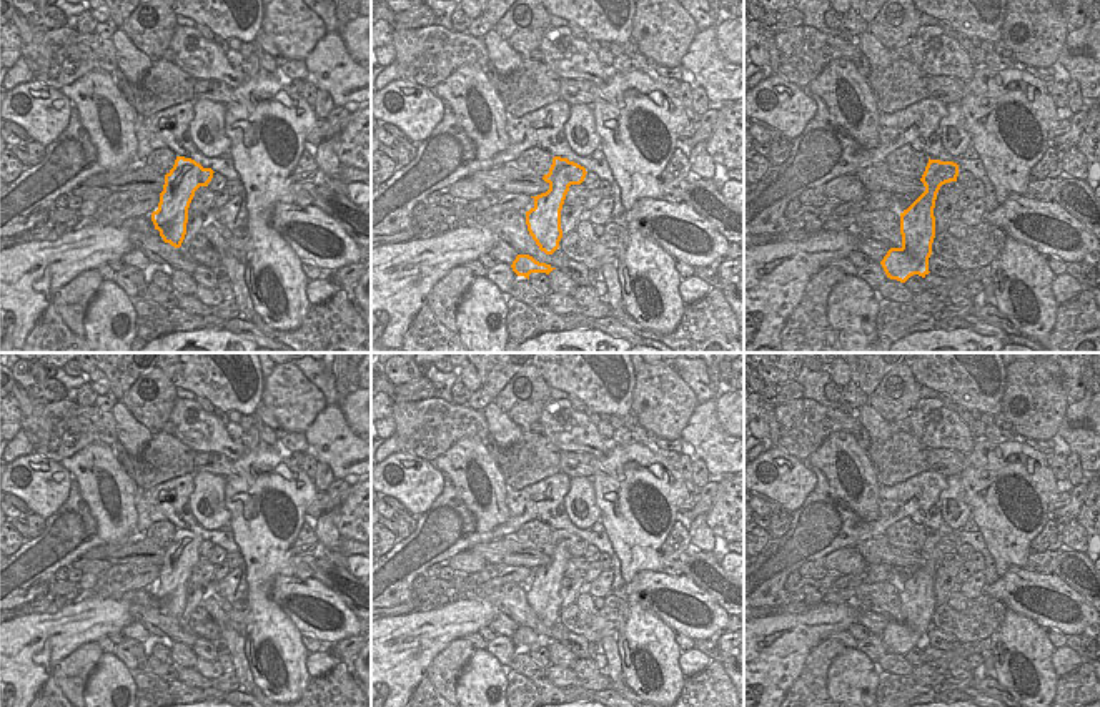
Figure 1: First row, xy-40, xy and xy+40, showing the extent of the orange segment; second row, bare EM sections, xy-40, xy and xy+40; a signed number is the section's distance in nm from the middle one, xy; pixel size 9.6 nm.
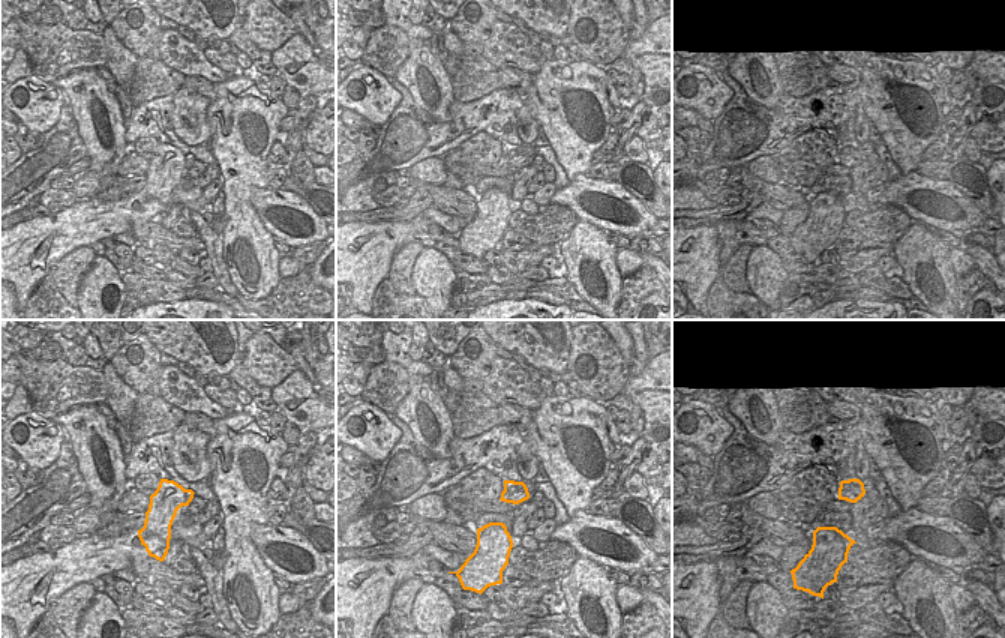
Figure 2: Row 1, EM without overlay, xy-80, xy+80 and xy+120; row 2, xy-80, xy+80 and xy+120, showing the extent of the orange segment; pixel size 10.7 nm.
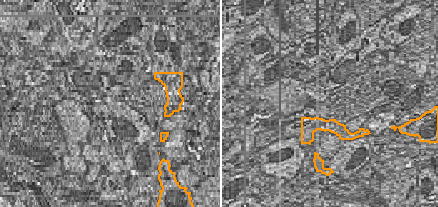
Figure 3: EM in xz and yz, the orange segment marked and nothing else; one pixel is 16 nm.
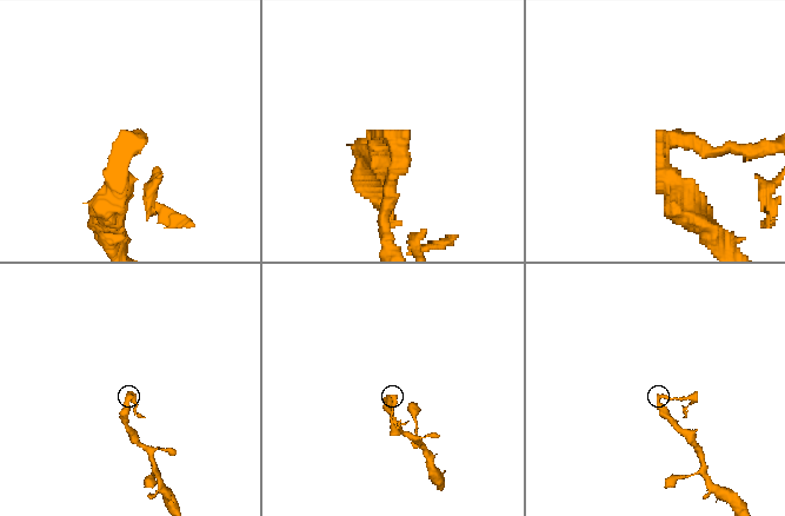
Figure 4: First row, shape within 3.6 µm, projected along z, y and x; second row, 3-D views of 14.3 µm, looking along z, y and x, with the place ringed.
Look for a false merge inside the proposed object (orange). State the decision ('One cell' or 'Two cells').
Two cells.

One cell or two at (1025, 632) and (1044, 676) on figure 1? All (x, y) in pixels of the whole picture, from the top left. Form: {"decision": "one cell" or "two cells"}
{"decision": "one cell"}

